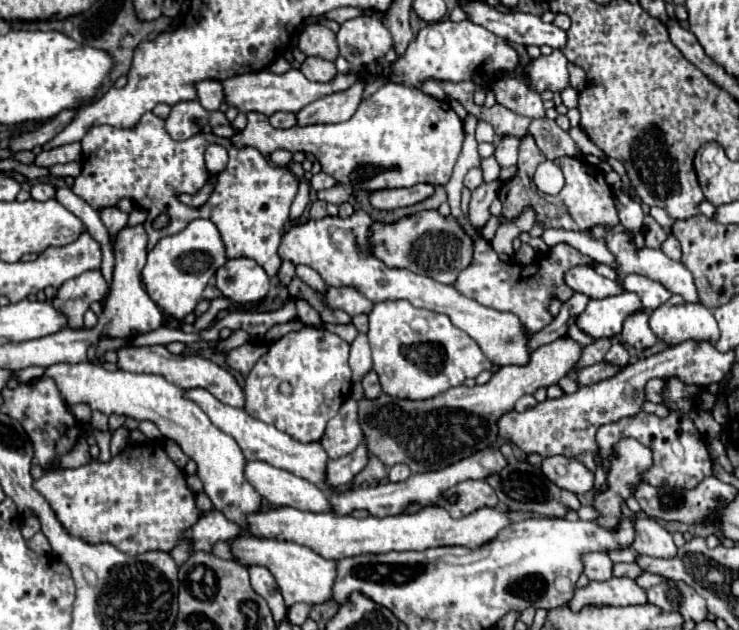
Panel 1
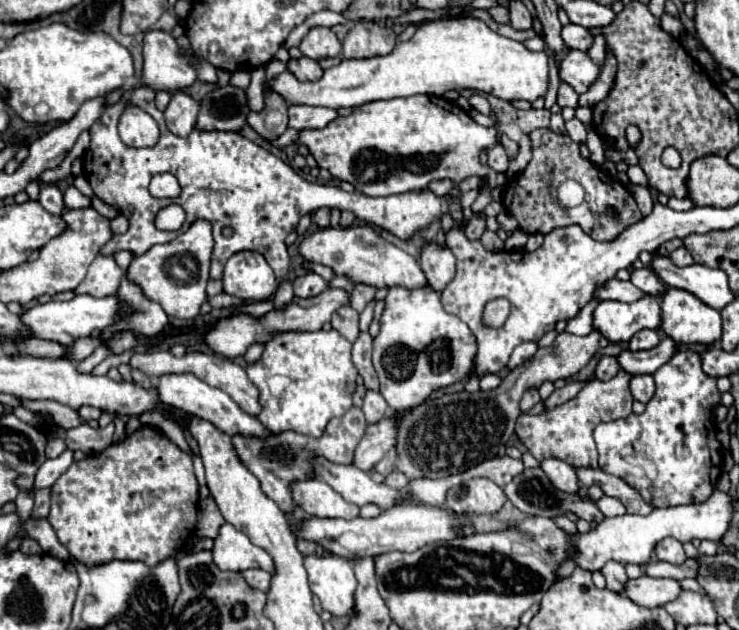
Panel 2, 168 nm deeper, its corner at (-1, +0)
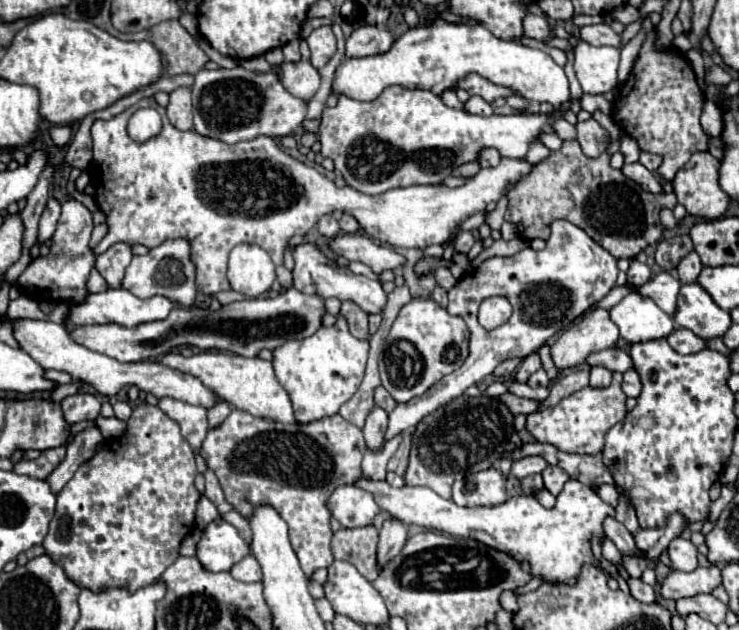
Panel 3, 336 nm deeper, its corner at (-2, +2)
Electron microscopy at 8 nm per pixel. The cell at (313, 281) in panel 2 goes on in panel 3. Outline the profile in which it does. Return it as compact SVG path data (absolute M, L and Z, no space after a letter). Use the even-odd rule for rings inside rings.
M302 242L294 248L294 288L304 294L318 294L322 298L338 298L340 302L352 300L356 302L366 314L380 314L388 302L388 294L384 292L382 284L376 280L368 280L366 276L354 274L348 266L336 266L334 260L326 258L326 254L310 242Z

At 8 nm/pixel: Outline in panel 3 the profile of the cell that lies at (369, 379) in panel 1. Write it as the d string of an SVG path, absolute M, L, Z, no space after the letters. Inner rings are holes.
M374 408L366 420L364 426L364 440L366 440L366 448L370 452L382 452L384 448L384 434L386 434L386 426L388 426L388 414L382 408Z

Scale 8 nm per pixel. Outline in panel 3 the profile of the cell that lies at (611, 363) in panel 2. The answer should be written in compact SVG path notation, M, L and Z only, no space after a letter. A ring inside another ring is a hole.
M600 366L592 368L592 372L590 372L590 386L592 388L606 388L606 386L610 386L610 380L612 380L610 370L600 368Z

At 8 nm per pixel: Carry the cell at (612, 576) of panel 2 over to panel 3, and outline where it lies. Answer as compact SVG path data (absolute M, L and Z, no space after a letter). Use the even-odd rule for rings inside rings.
M630 578L630 580L628 580L628 586L630 586L630 592L632 592L632 596L634 596L636 600L640 600L640 602L644 602L644 604L654 604L654 602L658 602L656 590L654 590L652 586L644 584L642 580Z

